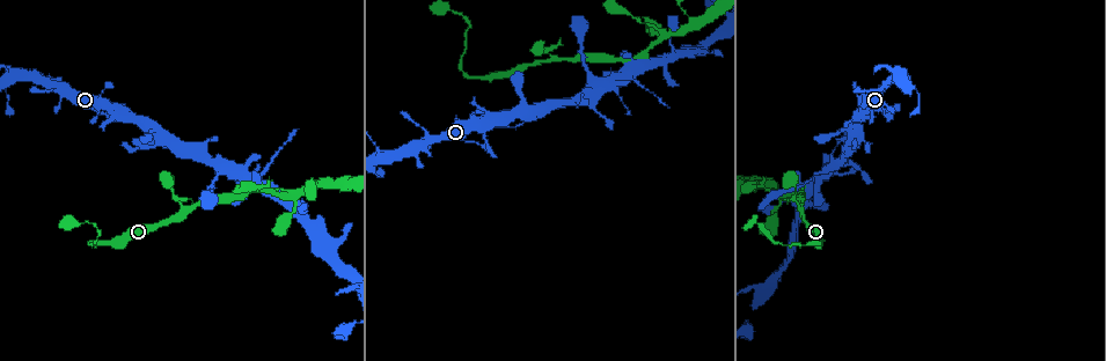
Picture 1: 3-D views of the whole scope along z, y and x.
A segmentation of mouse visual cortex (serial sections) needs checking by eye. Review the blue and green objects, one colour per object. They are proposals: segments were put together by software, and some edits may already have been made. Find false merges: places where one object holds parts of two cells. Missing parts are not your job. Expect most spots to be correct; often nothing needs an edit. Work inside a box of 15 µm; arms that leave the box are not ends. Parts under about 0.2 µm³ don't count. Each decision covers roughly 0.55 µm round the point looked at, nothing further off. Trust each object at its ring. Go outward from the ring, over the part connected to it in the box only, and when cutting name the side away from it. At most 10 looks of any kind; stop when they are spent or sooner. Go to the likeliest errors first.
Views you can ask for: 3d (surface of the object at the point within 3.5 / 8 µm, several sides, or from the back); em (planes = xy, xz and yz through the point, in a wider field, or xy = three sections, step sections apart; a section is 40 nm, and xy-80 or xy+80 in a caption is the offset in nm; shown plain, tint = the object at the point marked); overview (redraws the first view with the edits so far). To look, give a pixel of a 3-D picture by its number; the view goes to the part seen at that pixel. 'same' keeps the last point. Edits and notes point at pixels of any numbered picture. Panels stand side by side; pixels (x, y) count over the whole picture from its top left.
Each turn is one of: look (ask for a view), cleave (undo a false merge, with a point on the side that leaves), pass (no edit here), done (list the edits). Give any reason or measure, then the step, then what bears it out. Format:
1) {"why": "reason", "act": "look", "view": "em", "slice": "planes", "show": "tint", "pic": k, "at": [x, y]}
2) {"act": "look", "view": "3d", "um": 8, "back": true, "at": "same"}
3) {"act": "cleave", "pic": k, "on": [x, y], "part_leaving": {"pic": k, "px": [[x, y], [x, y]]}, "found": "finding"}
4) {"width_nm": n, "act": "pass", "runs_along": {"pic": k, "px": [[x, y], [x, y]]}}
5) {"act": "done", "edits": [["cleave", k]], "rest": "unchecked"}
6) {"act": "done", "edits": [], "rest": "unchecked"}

{"act": "look", "view": "3d", "um": 8, "pic": 1, "at": [461, 65]}

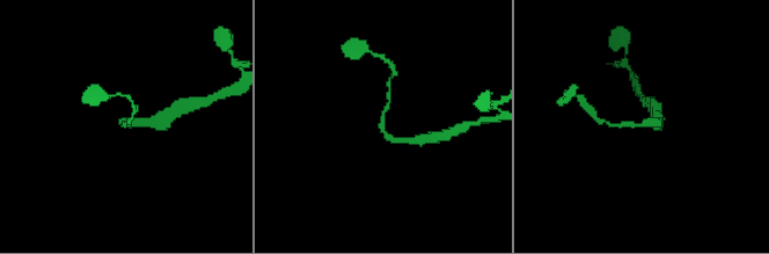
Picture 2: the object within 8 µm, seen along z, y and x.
{"arm_widths_nm": [200, 250], "why": "need the tissue", "act": "look", "view": "em", "slice": "xy", "step": 5, "show": "tint", "pic": 2, "at": [381, 127]}

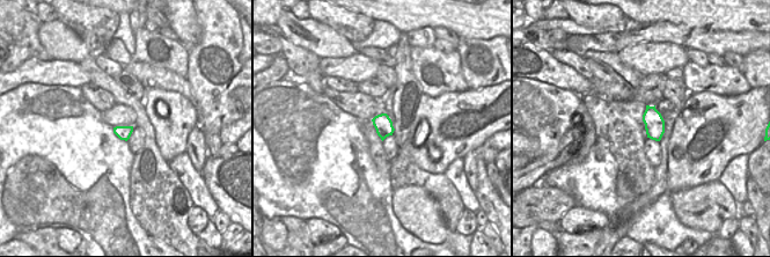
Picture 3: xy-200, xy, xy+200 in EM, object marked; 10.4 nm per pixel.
{"act": "pass", "runs_along": {"pic": 2, "px": [[409, 139], [393, 139], [381, 126], [389, 95]]}, "found": "all the same cell"}

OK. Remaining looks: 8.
{"why": "calibre changes", "act": "look", "view": "3d", "um": 8, "pic": 1, "at": [591, 74]}

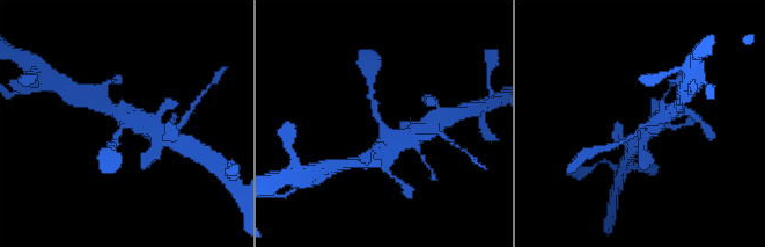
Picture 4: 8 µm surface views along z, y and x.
{"arm_widths_nm": [200, 500], "act": "look", "view": "em", "slice": "xy", "step": 3, "show": "tint", "pic": 4, "at": [642, 125]}

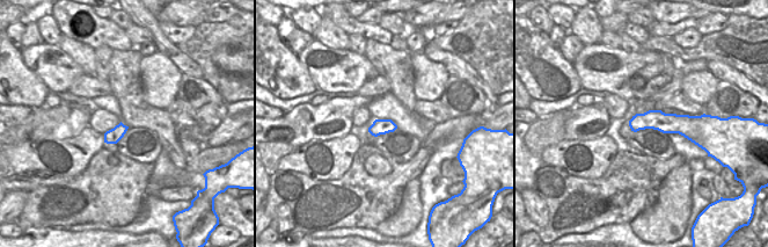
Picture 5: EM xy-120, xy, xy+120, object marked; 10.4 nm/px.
{"act": "pass", "runs_along": {"pic": 5, "px": [[693, 120], [689, 122], [631, 123]]}, "found": "all the same cell"}

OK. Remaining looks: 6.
{"why": "narrows sharply", "act": "look", "view": "3d", "um": 3.5, "pic": 1, "at": [627, 60]}

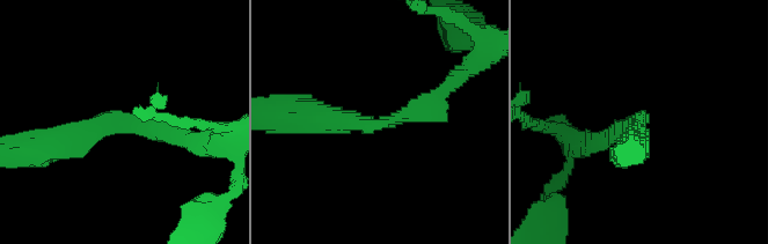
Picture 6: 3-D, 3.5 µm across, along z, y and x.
{"act": "look", "view": "em", "slice": "planes", "show": "tint", "pic": 6, "at": [127, 125]}

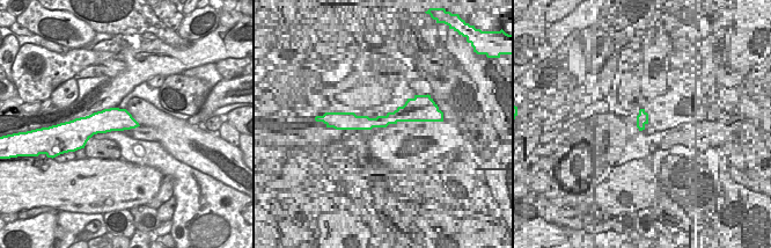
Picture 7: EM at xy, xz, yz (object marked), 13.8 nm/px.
{"act": "look", "view": "em", "slice": "xy", "step": 1, "show": "tint", "at": "same"}

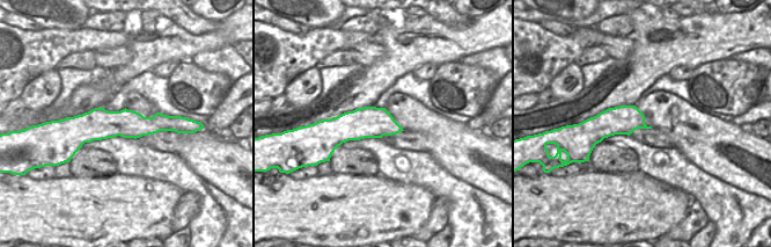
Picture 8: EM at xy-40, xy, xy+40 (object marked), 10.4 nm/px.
{"act": "pass", "runs_along": {"pic": 6, "px": [[313, 115], [392, 120], [448, 84]]}, "found": "continuous, no second cell"}

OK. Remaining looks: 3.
{"why": "a narrow waist", "act": "look", "view": "3d", "um": 3.5, "back": true, "pic": 1, "at": [325, 182]}

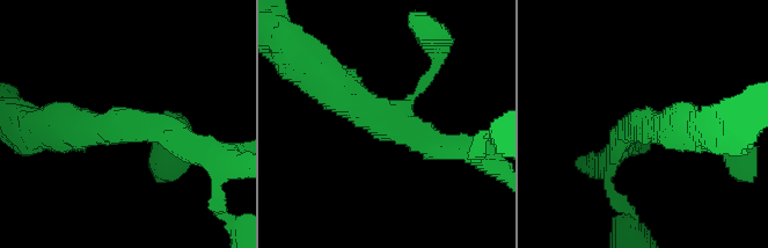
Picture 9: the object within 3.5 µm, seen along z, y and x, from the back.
{"arms": 3, "act": "pass", "runs_along": {"pic": 9, "px": [[462, 150], [380, 123], [327, 81]]}, "found": "one cell here"}

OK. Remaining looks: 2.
{"act": "done", "edits": [], "rest": "unchecked"}

